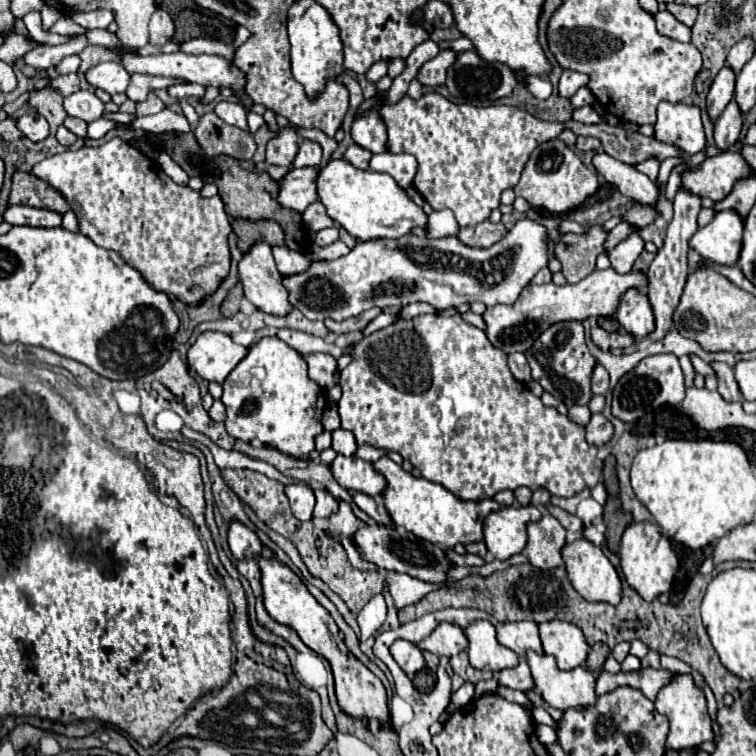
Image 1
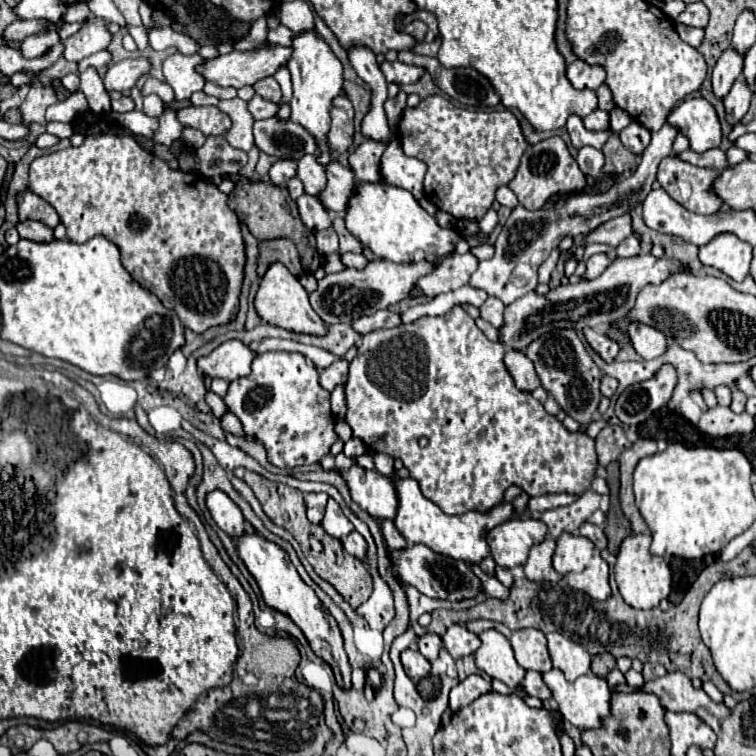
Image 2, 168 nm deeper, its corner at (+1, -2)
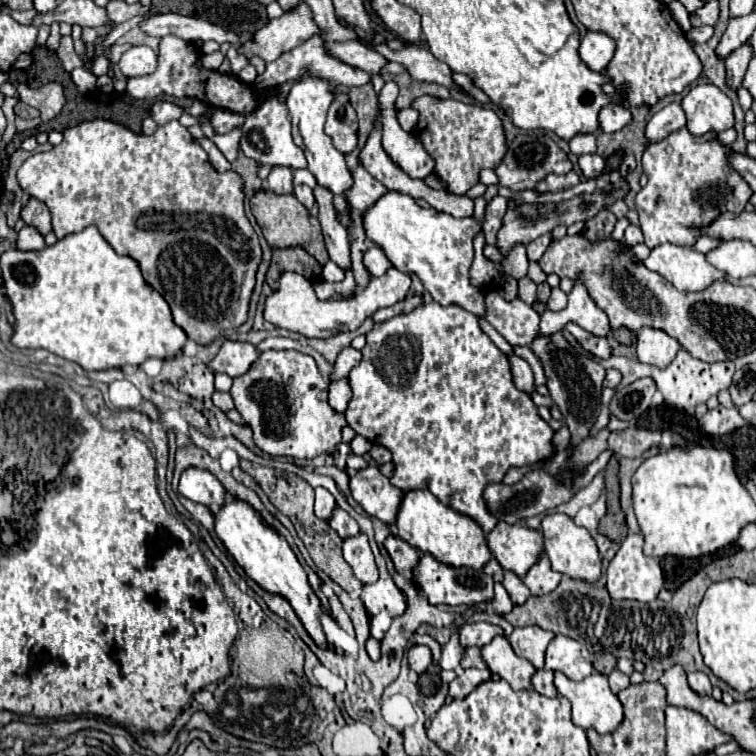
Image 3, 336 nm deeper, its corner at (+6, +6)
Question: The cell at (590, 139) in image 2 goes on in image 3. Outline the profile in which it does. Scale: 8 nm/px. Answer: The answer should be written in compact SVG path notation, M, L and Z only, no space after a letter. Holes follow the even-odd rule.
M577 132L571 140L569 140L569 148L573 154L581 156L581 154L593 154L597 150L597 136L595 134L585 134Z

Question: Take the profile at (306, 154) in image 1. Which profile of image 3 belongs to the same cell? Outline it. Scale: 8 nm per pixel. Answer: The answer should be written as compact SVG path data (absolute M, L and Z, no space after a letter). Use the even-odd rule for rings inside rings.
M317 184L313 188L313 194L315 194L315 202L319 206L319 222L323 228L329 258L339 268L345 270L351 266L349 238L347 238L345 226L341 226L341 222L337 222L337 210L333 210L333 194L329 194L329 190L325 190L325 186L321 186L321 184Z

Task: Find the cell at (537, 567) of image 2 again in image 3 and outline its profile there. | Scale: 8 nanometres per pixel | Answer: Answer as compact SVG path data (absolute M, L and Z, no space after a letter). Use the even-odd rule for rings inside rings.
M545 552L539 554L537 562L523 576L523 582L531 590L531 594L547 594L547 592L551 592L559 584L559 580L561 580L561 574L551 570L549 558L547 558Z

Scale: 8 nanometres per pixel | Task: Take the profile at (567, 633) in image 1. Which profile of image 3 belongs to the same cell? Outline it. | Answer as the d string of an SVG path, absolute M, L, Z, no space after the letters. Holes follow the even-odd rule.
M557 634L547 648L545 670L561 670L571 680L583 680L593 672L591 654L577 640Z

